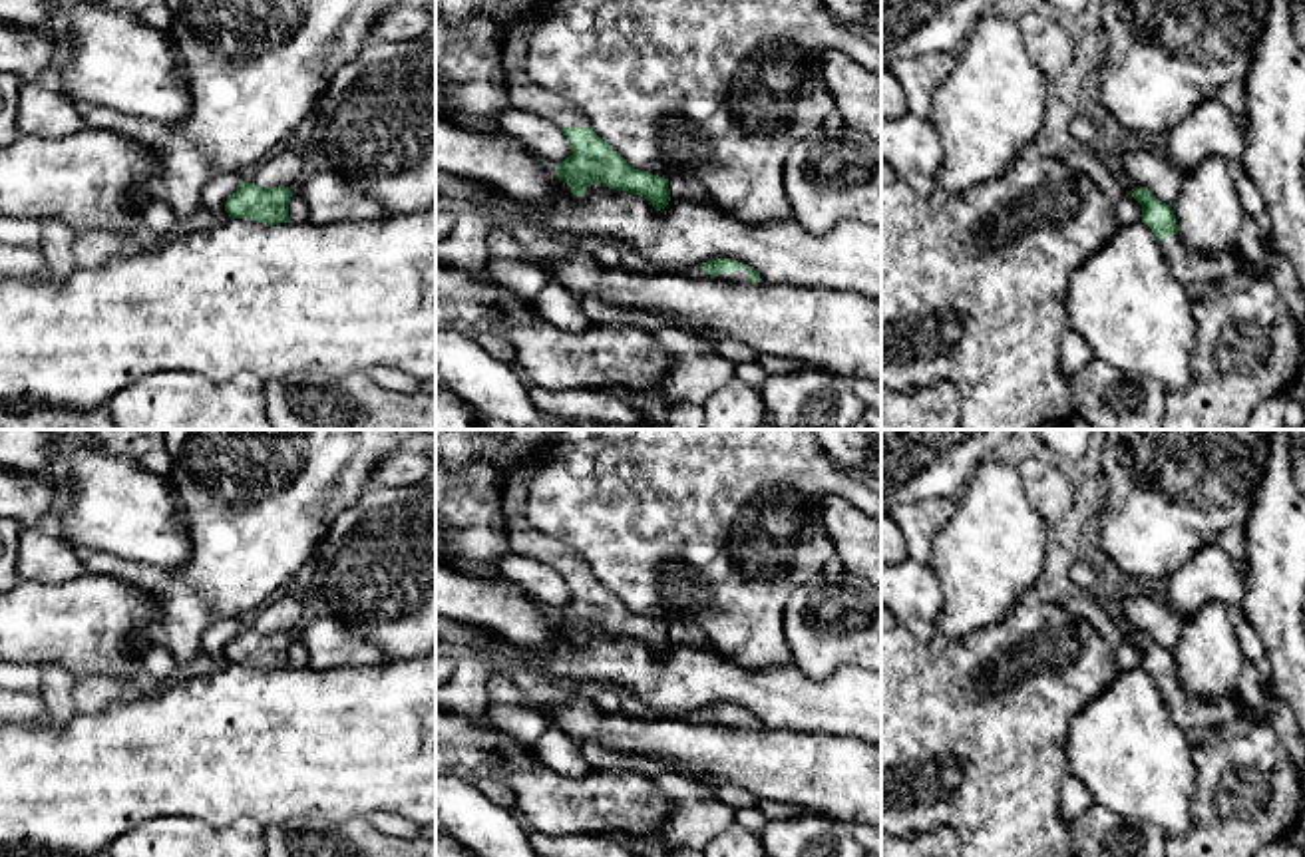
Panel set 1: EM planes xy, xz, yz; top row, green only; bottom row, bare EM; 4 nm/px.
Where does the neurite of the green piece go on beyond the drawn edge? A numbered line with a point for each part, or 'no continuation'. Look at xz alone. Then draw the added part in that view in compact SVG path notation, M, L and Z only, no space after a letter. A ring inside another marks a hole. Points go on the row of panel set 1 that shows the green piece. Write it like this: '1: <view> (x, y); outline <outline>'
1: xz (526, 96); outline M525 22L521 28L513 30L501 44L501 64L509 80L511 107L539 115L555 123L559 129L589 127L587 117L577 111L573 101L565 99L559 93L547 91L545 87L539 87L523 72L529 26L531 22Z
2: xz (741, 277); outline M746 266L742 270L736 270L736 272L722 272L718 278L726 280L726 282L750 284Z

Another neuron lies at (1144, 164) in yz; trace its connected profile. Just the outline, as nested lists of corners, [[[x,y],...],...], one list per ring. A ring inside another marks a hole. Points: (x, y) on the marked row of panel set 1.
[[[1136,143],[1130,151],[1122,153],[1122,165],[1136,183],[1162,203],[1174,205],[1180,197],[1186,173],[1158,145]]]

